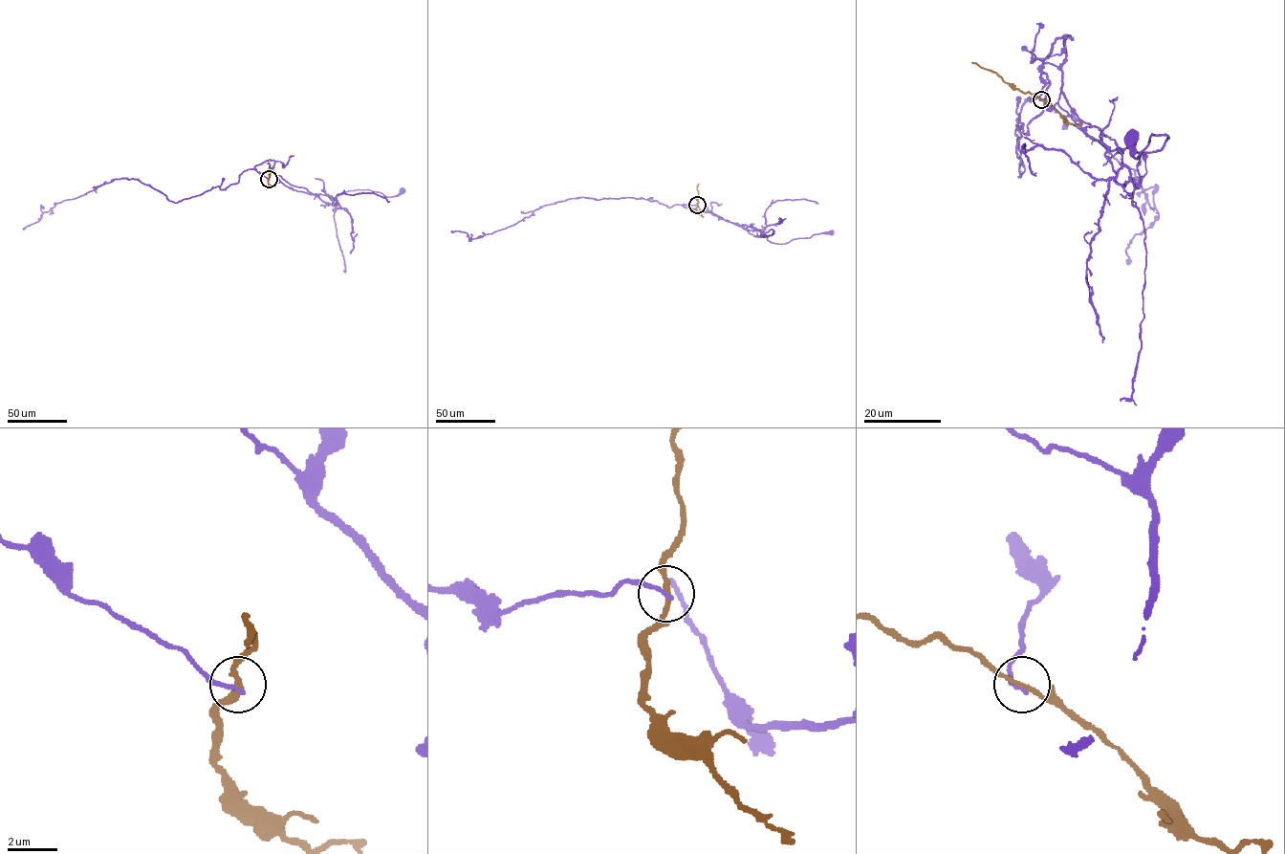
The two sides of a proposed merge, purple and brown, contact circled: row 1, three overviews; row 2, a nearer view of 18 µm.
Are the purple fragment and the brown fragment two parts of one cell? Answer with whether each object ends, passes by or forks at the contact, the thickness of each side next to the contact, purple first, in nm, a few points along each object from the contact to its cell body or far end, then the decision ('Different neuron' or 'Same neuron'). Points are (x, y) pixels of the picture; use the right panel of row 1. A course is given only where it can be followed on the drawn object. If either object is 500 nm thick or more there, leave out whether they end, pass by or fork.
At the ring purple ends. At the ring brown passes by. Thickness 190 nm (purple) against 170 nm. Course of purple: (1042, 99), (1069, 35), (1061, 91), (1137, 187), (1140, 154), (1168, 138), (1135, 159), (1127, 137). Course of brown: (1042, 99), (1012, 88), (995, 73), (971, 62). Different neuron

